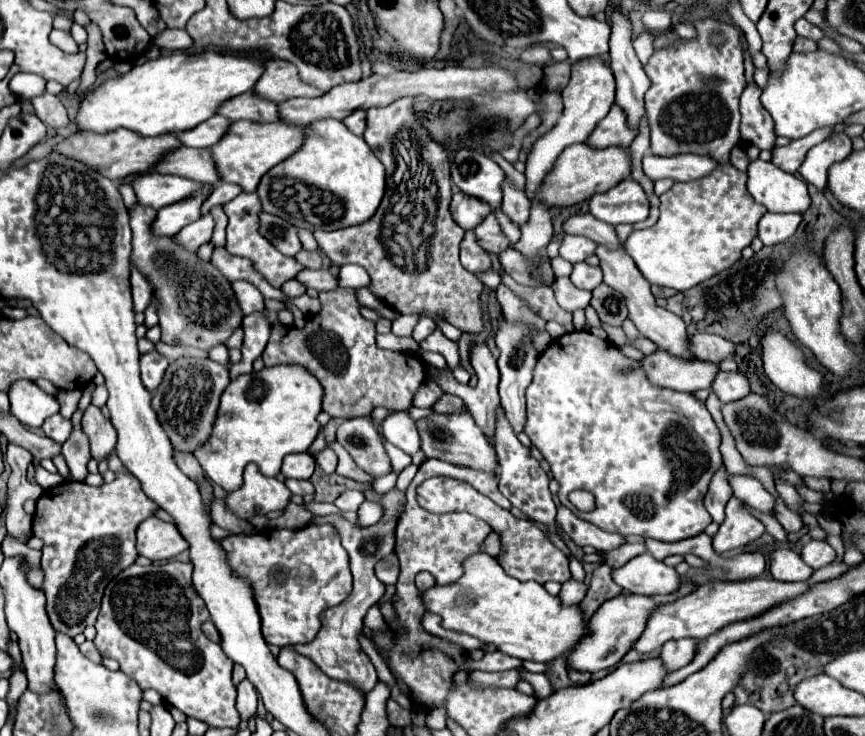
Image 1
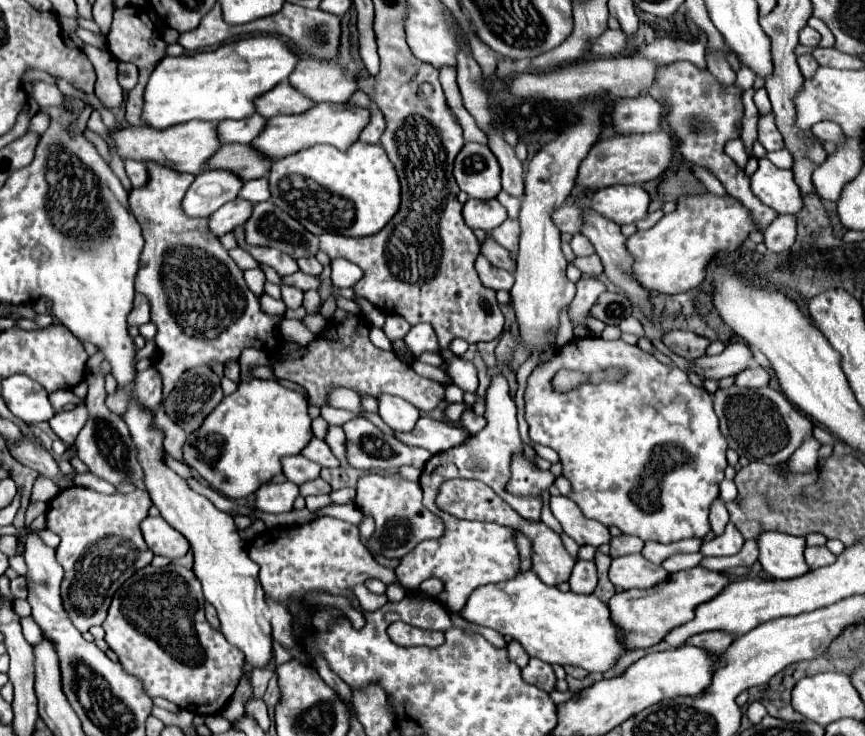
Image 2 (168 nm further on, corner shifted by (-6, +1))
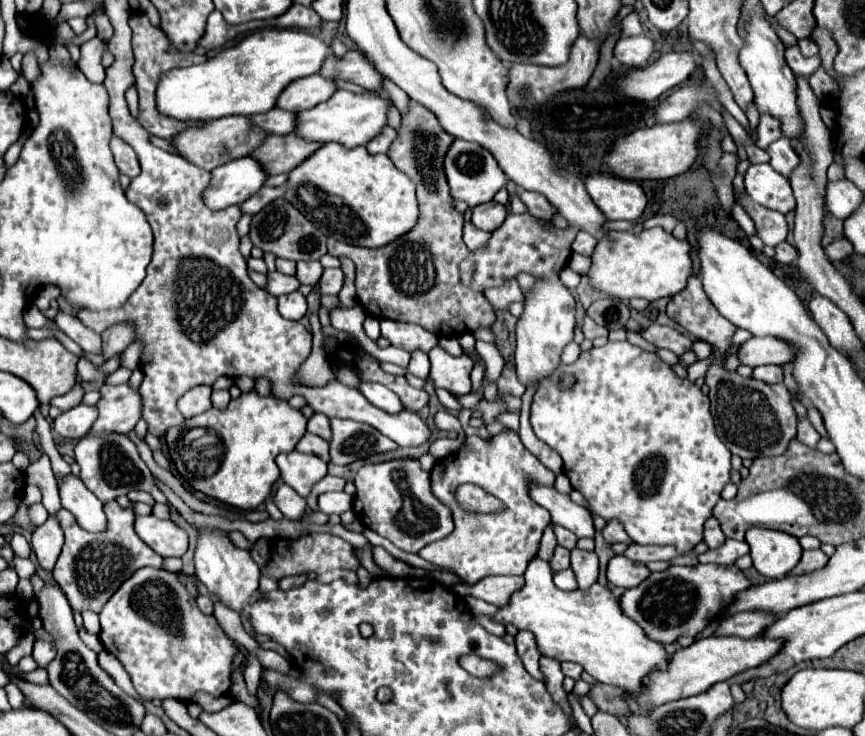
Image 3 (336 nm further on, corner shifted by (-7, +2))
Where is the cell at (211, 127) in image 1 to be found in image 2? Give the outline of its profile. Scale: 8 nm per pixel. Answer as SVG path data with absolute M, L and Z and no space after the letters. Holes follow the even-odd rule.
M254 113L246 119L240 119L240 121L218 123L220 137L226 143L252 143L264 127L266 127L266 119L262 119L262 115L258 115L258 113Z

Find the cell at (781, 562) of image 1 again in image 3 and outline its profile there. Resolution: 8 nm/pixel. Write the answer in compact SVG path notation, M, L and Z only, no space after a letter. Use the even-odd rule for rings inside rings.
M753 526L747 530L745 540L751 546L749 554L753 558L753 566L767 578L787 576L801 560L801 544L787 532Z

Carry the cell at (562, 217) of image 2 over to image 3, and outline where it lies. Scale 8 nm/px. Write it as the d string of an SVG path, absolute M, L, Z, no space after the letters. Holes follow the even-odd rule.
M519 190L519 198L525 202L529 214L533 214L535 218L541 220L553 220L553 216L557 214L555 206L551 202L547 202L547 198L543 198L543 194L535 194L535 192L527 192L527 190Z

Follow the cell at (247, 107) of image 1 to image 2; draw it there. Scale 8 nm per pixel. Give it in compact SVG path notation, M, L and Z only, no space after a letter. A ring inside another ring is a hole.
M282 81L272 91L264 93L262 97L258 97L256 103L258 103L256 105L258 113L262 117L266 117L266 119L270 119L274 115L304 113L314 105L314 101L310 97L306 97L304 93L300 93L298 89L294 89L290 85L290 81Z

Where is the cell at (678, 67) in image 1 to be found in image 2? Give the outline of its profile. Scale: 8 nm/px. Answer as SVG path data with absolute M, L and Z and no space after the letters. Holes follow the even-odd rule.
M676 61L676 63L664 65L658 71L658 81L650 95L654 95L656 99L662 99L668 105L666 121L678 141L678 151L690 163L710 171L724 185L728 195L738 199L750 211L750 217L756 229L764 231L778 217L778 213L754 197L754 193L750 191L750 179L746 177L746 173L724 153L726 141L740 137L740 131L736 127L736 123L744 115L740 91L734 85L724 89L710 71L700 71L696 65L688 61Z

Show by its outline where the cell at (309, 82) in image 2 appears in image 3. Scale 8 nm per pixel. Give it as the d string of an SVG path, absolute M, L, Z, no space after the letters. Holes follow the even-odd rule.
M357 50L347 52L343 58L329 54L325 58L319 74L331 82L345 80L345 82L359 84L367 90L377 90L379 82L381 82L381 74L375 70L375 66Z

